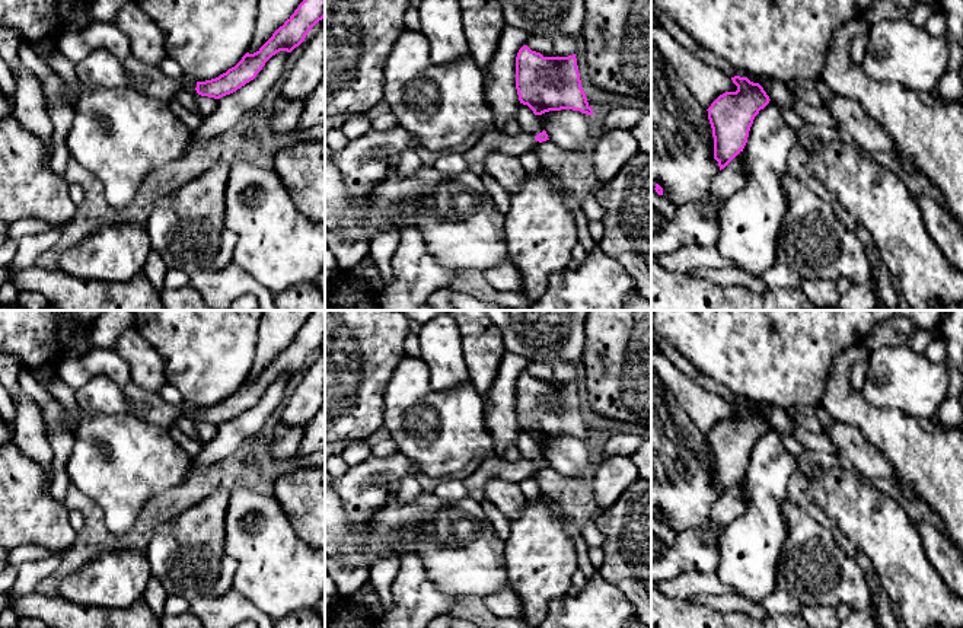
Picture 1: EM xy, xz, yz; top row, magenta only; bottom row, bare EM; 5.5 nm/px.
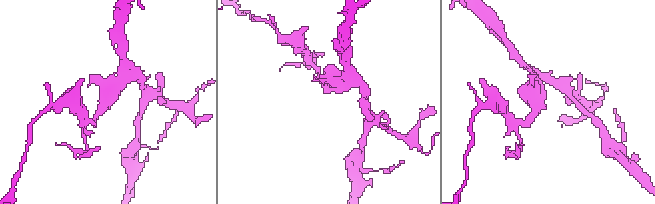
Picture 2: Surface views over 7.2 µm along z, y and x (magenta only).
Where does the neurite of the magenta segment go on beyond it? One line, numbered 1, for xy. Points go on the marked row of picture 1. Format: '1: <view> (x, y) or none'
1: xy (191, 86)

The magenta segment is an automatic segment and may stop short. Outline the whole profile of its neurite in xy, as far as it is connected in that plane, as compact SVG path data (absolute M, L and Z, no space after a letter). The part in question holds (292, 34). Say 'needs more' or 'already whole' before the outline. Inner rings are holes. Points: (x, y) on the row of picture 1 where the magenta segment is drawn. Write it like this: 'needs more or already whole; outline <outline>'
needs more; outline M303 0L294 13L272 36L253 54L246 52L242 60L226 73L205 82L188 82L185 87L194 95L220 99L253 80L265 63L280 51L291 52L309 31L325 17L325 0Z

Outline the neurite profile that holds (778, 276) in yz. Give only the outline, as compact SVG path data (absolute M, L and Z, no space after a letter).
M778 262L758 278L769 289L800 289L801 284L801 277L795 271Z

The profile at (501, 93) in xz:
M506 25L490 63L491 82L485 93L498 131L504 131L506 125L516 119L520 105L516 89L516 57L526 41L527 35L522 29Z

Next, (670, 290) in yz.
M651 262L651 310L825 310L811 303L801 289L769 289L758 294L742 286L718 286L691 272L670 271Z

